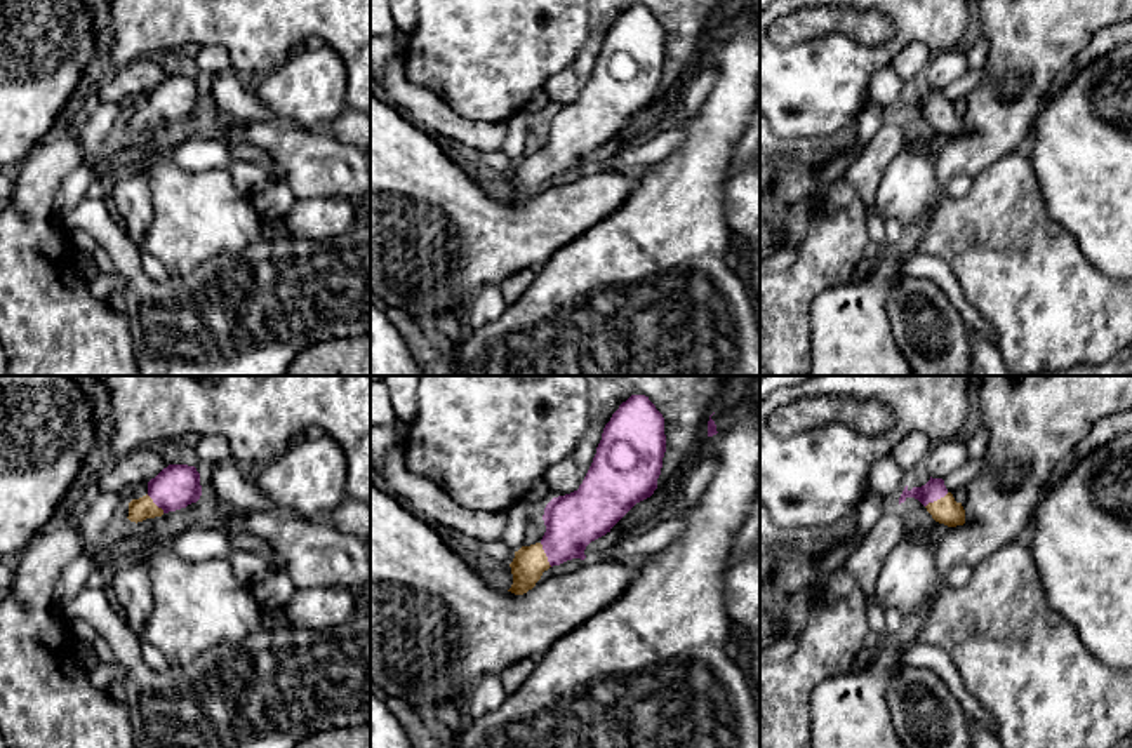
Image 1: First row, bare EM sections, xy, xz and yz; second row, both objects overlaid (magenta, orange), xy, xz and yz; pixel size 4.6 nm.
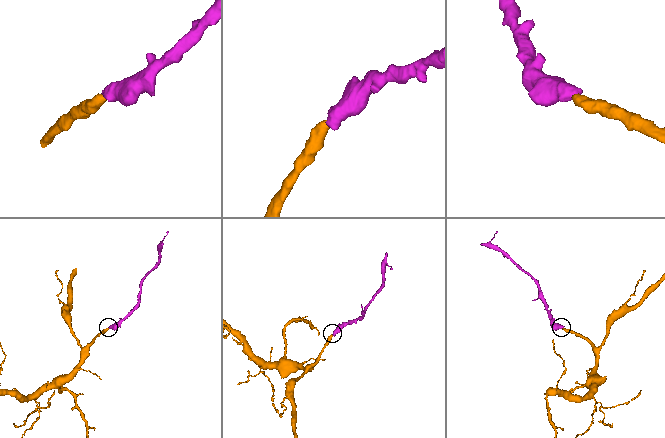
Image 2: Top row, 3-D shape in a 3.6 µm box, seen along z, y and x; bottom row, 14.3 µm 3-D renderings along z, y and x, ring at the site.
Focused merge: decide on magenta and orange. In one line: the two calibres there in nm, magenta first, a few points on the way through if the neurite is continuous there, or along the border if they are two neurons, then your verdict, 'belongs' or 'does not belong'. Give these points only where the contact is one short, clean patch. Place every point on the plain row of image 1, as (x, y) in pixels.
260 nm thick on the magenta side, 150 nm on the other; runs through xz (572, 131), (567, 145), (546, 166), (529, 173); belongs

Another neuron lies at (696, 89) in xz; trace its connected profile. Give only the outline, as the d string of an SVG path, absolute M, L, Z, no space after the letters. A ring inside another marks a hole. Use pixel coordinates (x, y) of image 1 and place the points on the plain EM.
M709 61L696 66L690 77L683 80L678 92L689 115L697 115L703 110L715 82L716 71Z

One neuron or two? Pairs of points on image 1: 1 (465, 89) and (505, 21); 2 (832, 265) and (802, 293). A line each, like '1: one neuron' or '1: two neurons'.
1: one neuron
2: one neuron

